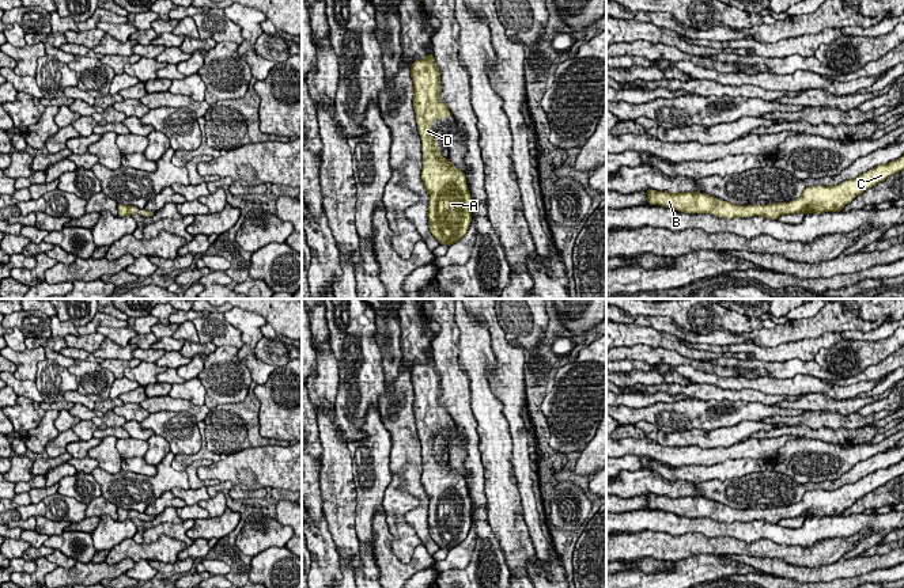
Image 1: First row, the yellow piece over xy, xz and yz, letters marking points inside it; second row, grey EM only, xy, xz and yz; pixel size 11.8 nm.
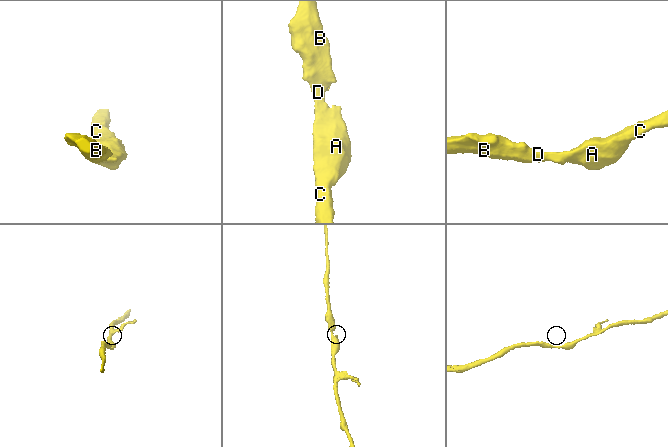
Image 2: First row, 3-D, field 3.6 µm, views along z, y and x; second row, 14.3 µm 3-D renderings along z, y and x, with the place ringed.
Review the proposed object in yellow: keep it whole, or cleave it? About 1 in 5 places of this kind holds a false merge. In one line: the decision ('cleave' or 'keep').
keep

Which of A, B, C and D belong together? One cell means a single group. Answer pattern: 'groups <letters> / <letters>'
groups A B C D

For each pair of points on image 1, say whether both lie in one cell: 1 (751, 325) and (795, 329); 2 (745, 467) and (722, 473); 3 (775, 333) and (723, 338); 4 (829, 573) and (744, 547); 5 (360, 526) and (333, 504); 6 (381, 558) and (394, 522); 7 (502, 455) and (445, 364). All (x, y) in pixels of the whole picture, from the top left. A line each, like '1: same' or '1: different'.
1: different
2: same
3: different
4: different
5: different
6: different
7: different

